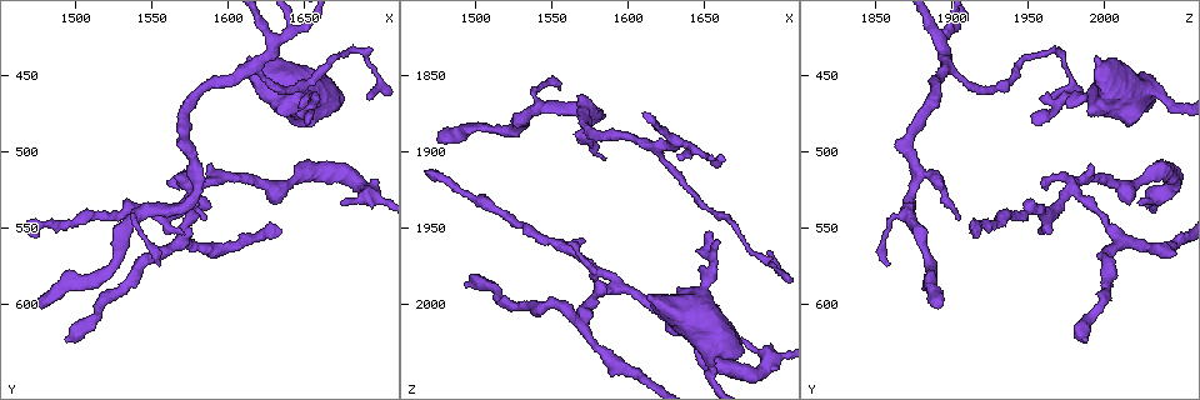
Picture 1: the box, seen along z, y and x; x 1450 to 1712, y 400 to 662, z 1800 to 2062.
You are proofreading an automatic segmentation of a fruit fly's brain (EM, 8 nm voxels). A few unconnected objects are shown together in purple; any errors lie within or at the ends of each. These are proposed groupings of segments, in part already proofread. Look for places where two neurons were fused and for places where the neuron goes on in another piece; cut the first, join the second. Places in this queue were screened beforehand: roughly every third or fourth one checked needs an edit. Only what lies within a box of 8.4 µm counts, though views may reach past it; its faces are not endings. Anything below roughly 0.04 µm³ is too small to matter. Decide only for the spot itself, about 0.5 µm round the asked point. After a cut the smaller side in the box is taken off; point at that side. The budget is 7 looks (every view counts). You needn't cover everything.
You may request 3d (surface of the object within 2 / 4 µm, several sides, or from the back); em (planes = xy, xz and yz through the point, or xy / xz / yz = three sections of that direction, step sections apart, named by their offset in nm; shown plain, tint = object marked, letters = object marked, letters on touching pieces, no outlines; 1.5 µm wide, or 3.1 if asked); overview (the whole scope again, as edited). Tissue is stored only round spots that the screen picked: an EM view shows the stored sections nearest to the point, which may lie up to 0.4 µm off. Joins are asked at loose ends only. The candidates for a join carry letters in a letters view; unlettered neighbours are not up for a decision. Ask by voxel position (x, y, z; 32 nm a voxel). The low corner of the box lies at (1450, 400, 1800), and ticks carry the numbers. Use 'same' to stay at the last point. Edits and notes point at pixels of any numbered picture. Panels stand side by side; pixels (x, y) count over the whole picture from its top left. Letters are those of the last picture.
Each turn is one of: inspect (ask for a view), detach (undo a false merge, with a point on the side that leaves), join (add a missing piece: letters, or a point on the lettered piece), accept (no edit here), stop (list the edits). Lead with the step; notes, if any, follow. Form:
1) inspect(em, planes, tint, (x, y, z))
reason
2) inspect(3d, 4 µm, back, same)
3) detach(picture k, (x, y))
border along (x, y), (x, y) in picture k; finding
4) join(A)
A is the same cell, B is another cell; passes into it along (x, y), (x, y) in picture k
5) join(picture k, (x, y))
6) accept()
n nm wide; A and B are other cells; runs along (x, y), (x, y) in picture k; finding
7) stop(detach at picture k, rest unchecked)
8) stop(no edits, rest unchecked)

inspect(em, yz, step 4, plain, (1614, 438, 1994))
thick end

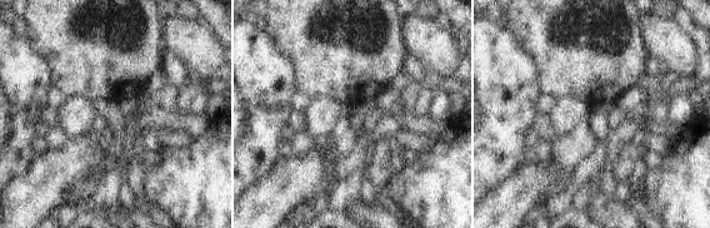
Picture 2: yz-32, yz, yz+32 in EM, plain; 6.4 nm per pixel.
inspect(em, yz, step 4, letters, same)
see the neighbours

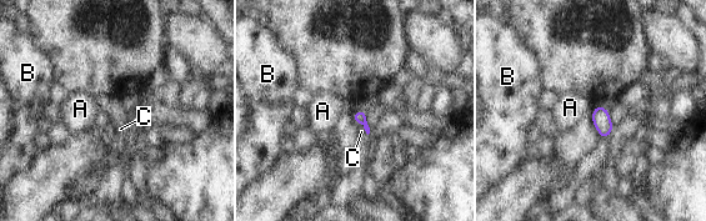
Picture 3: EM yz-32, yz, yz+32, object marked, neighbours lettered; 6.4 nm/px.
accept()
A, B and C are other cells; border along (595, 106), (590, 116) in picture 3; none of them fits

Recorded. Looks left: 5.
inspect(3d, 4 µm, (1580, 520, 1978))
branch point

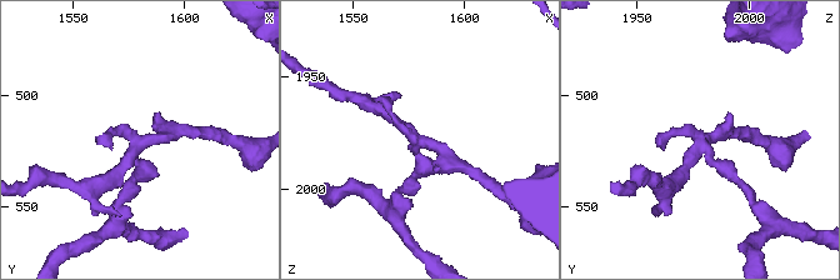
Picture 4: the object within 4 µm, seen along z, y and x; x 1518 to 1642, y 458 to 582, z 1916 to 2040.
inspect(em, yz, step 8, tint, (1582, 522, 1979))

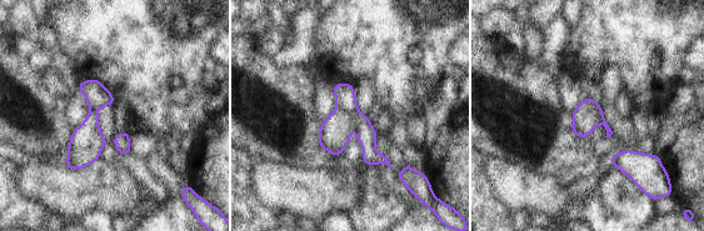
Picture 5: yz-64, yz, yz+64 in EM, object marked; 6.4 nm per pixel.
inspect(em, planes, letters, same)

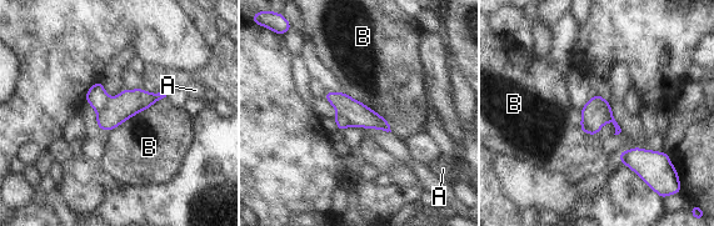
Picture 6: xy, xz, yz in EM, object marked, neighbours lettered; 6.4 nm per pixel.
detach(picture 6, (607, 106))
A and B are other cells; the part that leaves runs along (598, 96), (608, 108), (617, 132) in picture 6; two neurons meet here

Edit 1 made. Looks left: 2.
stop(detach at picture 6, rest unchecked)

